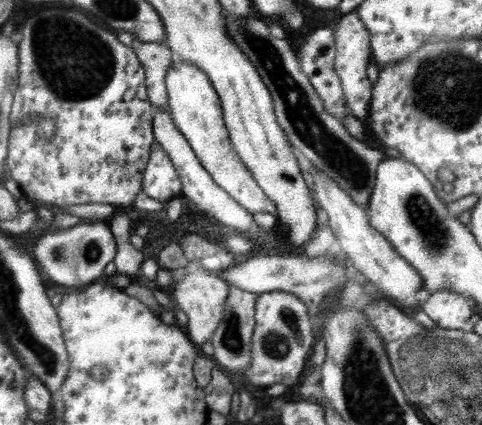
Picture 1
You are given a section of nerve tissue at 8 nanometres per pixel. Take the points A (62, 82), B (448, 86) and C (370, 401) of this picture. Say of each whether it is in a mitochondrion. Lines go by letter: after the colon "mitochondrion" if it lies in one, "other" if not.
A: mitochondrion
B: mitochondrion
C: mitochondrion

